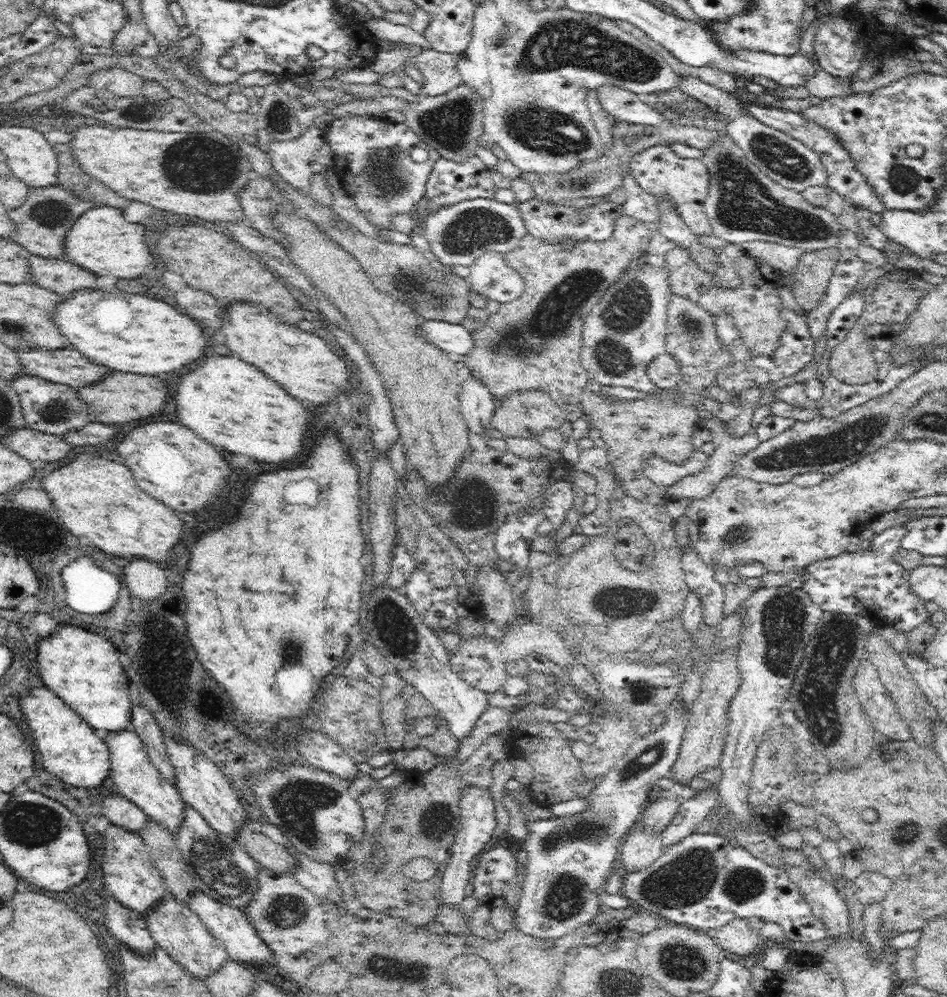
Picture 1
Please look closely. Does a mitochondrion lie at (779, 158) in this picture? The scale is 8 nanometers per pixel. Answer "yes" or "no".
yes

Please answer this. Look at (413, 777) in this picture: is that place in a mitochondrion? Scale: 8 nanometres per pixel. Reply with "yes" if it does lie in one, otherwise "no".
no

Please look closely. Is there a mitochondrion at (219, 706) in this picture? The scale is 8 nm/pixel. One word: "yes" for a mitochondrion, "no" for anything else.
yes

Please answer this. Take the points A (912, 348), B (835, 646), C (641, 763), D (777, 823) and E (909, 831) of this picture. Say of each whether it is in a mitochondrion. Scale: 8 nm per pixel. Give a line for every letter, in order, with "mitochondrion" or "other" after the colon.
A: mitochondrion
B: mitochondrion
C: mitochondrion
D: other
E: mitochondrion

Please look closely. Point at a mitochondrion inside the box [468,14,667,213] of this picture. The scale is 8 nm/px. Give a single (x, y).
(529, 125)

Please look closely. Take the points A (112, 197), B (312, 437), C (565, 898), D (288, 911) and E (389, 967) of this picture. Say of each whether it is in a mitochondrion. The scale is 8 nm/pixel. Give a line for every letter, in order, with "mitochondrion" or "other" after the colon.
A: other
B: other
C: mitochondrion
D: mitochondrion
E: mitochondrion

